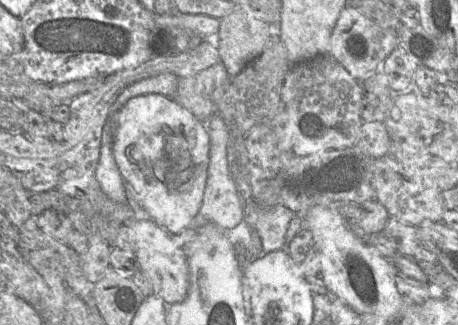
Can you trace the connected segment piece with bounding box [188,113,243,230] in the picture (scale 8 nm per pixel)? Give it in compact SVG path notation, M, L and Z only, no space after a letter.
M218 113L206 122L206 127L210 138L207 181L200 210L188 228L199 229L213 223L223 230L229 230L243 220L241 199L228 167L229 129Z

